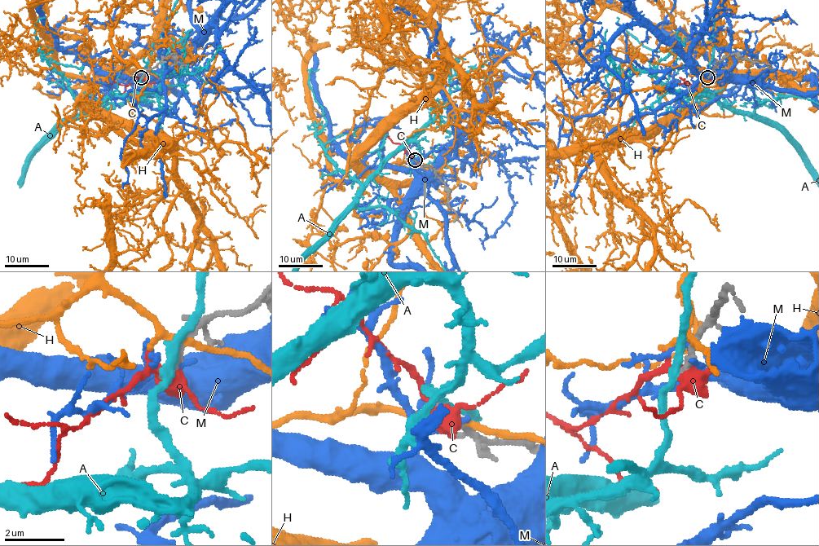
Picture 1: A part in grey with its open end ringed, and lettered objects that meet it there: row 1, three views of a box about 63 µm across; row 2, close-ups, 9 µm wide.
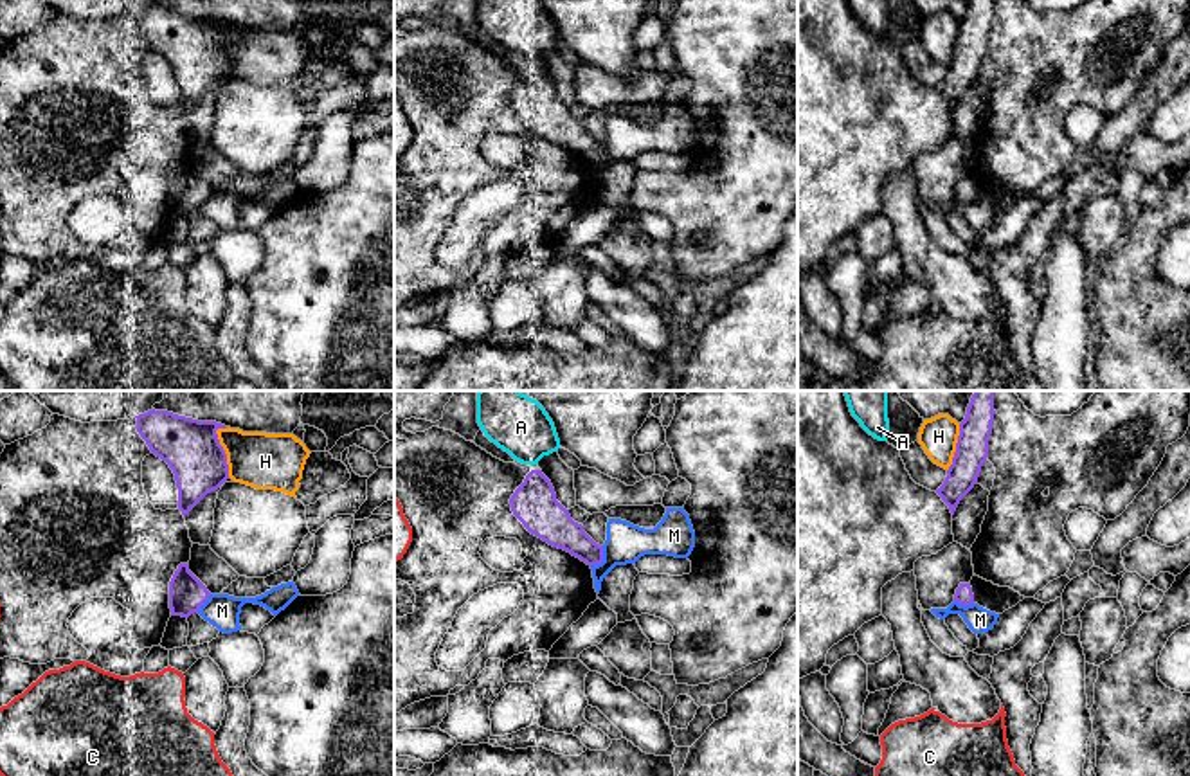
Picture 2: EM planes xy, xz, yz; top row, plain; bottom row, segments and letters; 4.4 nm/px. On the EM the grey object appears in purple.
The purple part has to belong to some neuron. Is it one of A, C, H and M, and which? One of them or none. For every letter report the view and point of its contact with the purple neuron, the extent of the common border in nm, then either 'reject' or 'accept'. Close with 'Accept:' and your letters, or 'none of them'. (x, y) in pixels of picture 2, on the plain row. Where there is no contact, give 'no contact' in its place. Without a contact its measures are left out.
A: no contact; reject
C: no contact; reject
H: contact xy (224, 49); length 220 nm; reject
M: contact xz (602, 155); length 110 nm; reject
Accept: none of them

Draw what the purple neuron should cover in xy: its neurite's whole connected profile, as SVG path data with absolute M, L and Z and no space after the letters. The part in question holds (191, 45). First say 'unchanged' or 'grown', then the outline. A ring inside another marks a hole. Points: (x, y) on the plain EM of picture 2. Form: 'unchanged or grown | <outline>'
unchanged | M148 7L137 14L137 29L149 43L151 50L169 61L178 85L178 106L185 112L211 88L229 76L227 50L220 41L218 25L227 25L216 18L198 18L167 7Z

